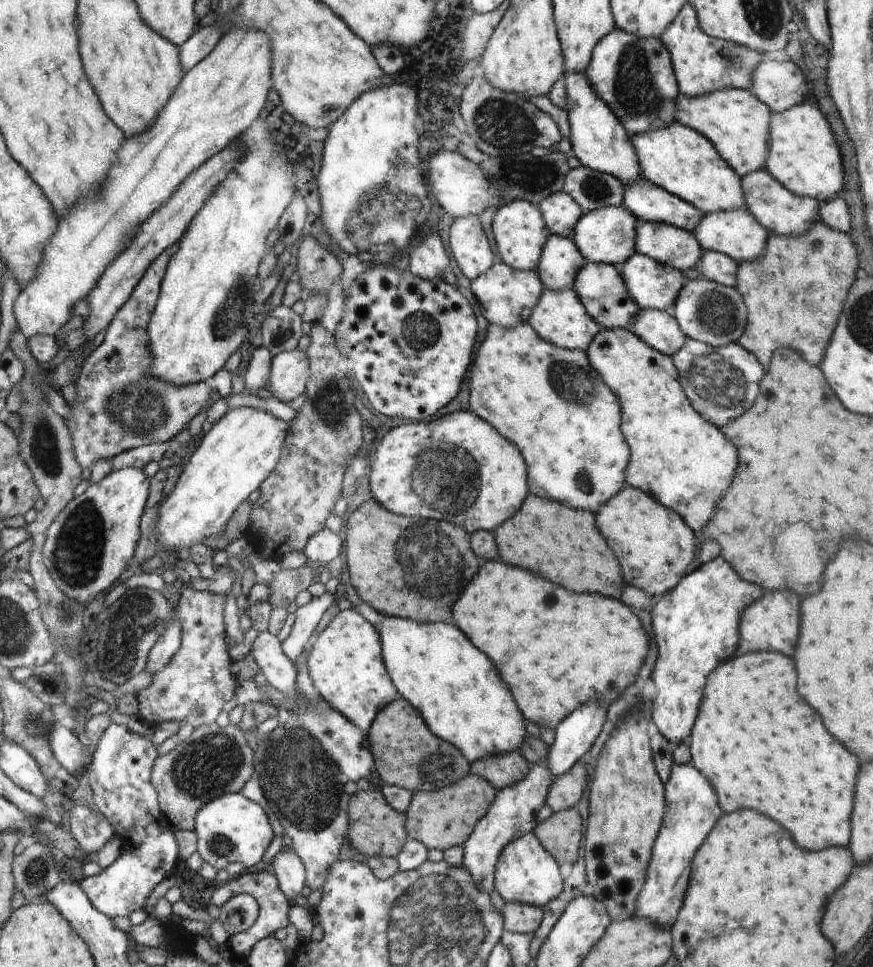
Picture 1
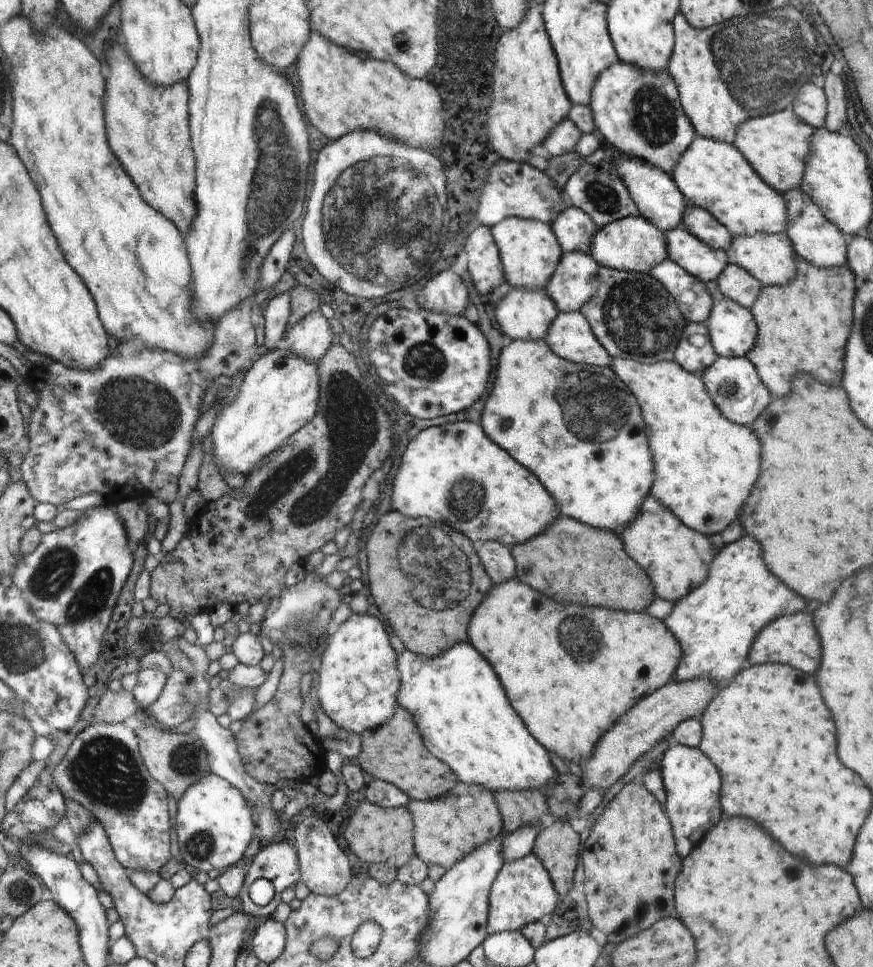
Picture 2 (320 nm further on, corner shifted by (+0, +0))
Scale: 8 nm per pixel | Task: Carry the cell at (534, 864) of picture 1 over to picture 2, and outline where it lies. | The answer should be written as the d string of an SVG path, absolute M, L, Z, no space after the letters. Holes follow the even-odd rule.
M534 853L504 863L491 888L488 935L502 931L520 931L542 917L554 913L559 901L559 894L550 880L550 875Z

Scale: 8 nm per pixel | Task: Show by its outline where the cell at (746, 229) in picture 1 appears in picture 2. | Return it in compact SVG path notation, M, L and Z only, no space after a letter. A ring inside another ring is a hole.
M756 233L752 236L735 235L733 245L727 252L730 261L749 271L762 283L762 286L788 285L797 277L797 258L795 247L786 233Z

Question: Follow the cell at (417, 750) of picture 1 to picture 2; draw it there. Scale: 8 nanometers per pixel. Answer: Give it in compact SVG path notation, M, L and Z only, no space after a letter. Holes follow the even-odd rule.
M400 705L395 706L395 716L387 725L367 730L361 735L359 758L362 770L373 778L392 783L409 799L417 801L434 800L446 796L456 784L458 775L443 760L436 758L425 747L414 717Z

